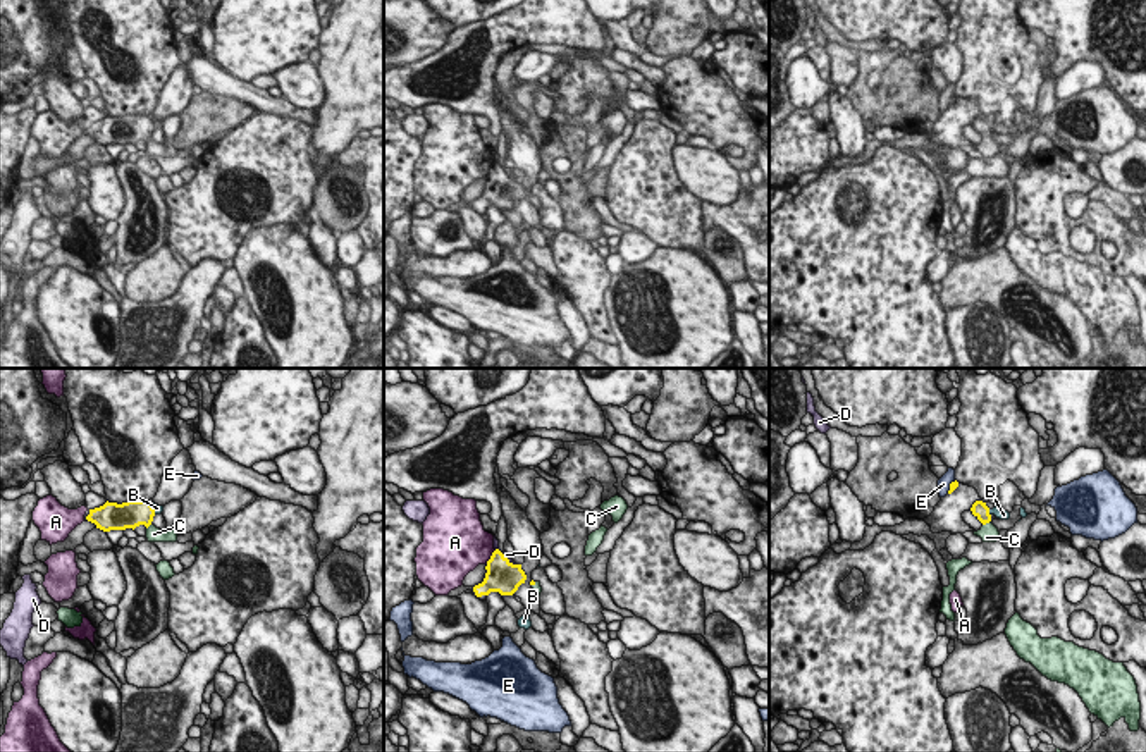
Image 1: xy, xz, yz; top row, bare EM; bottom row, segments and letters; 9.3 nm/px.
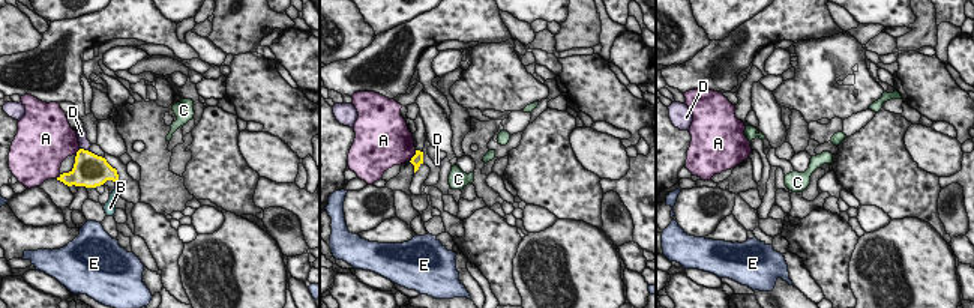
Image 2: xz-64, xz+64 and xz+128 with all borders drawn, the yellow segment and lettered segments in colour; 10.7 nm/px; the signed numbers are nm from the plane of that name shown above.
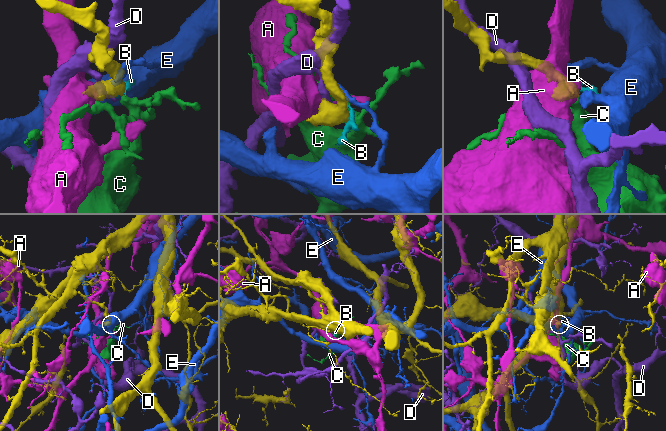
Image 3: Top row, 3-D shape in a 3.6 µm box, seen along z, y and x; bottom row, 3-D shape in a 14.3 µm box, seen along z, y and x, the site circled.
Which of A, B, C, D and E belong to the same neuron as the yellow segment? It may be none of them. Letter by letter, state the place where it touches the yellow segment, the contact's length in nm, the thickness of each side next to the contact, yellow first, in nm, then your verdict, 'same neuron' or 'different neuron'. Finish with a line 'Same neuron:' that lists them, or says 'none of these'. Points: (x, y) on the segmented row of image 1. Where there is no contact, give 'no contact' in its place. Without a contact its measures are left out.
A: xz (491, 556) | 180 nm | 300/420 nm | different neuron
B: xy (152, 508) | 120 nm | 260/70 nm | different neuron
C: yz (986, 522) | 100 nm | 140/170 nm | same neuron
D: xz (508, 560) | 160 nm | 300/50 nm | different neuron
E: yz (950, 486) | 150 nm | 70/130 nm | different neuron
Same neuron: C

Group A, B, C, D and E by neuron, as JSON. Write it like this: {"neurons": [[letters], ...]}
{"neurons": [["A"], ["B"], ["C"], ["D"], ["E"]]}

